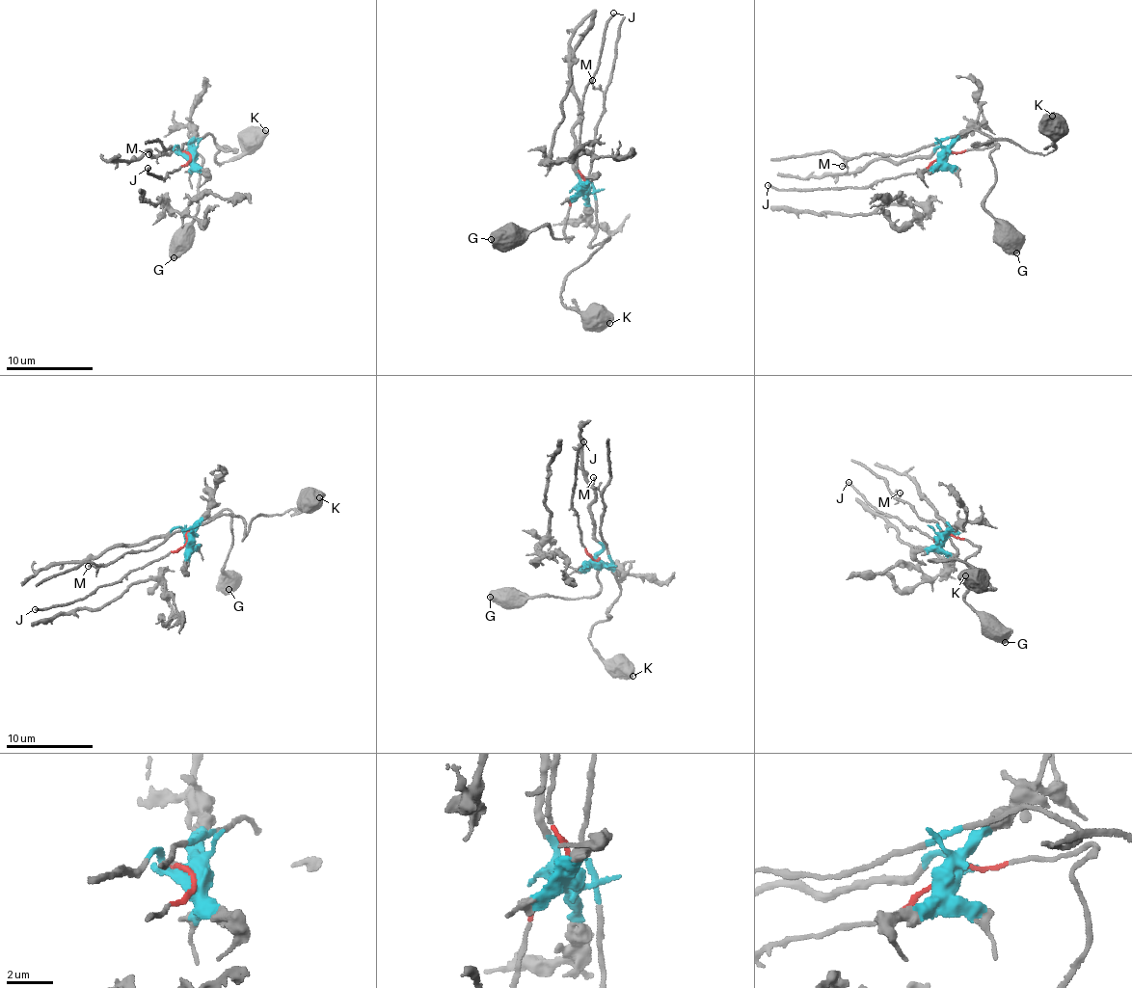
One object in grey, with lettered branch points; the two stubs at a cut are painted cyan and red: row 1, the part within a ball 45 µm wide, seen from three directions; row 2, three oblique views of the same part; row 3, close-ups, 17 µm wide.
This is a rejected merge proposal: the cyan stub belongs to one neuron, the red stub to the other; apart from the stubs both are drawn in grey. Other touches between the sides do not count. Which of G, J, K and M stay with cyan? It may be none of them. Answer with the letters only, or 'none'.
K, M

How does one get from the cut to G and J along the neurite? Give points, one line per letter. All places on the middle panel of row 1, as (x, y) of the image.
G: (583, 187), (568, 211), (565, 231), (567, 238), (573, 236), (552, 237), (545, 226), (503, 229), (491, 240)
J: (583, 187), (579, 164), (583, 89), (595, 73), (603, 51), (606, 21), (614, 13)

